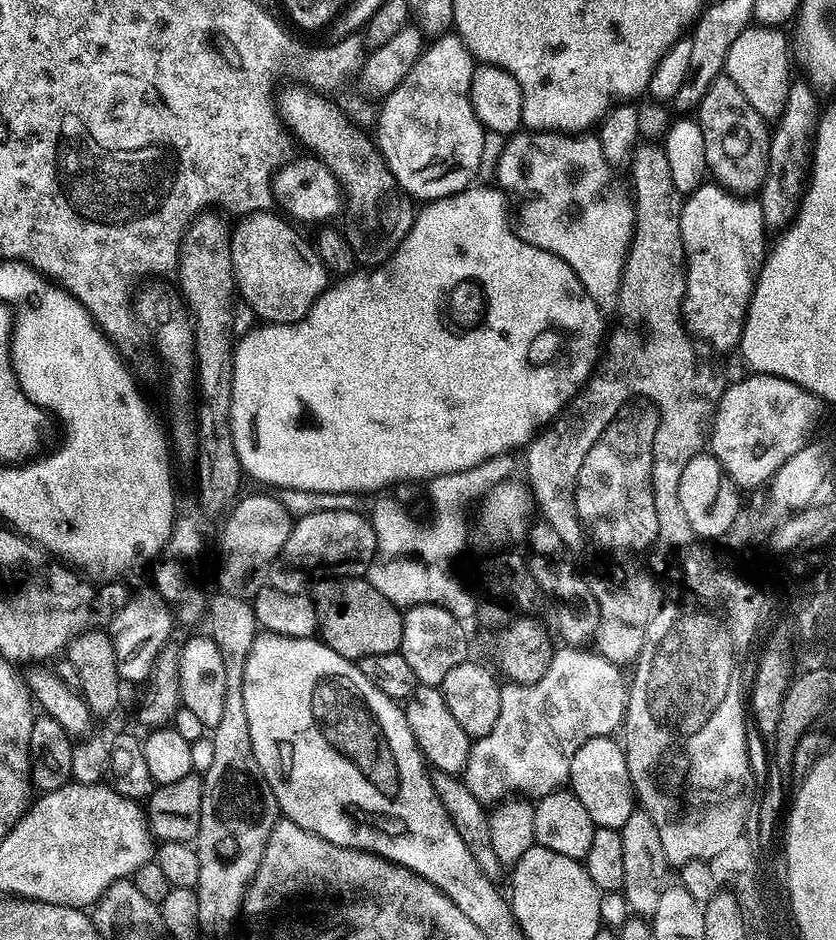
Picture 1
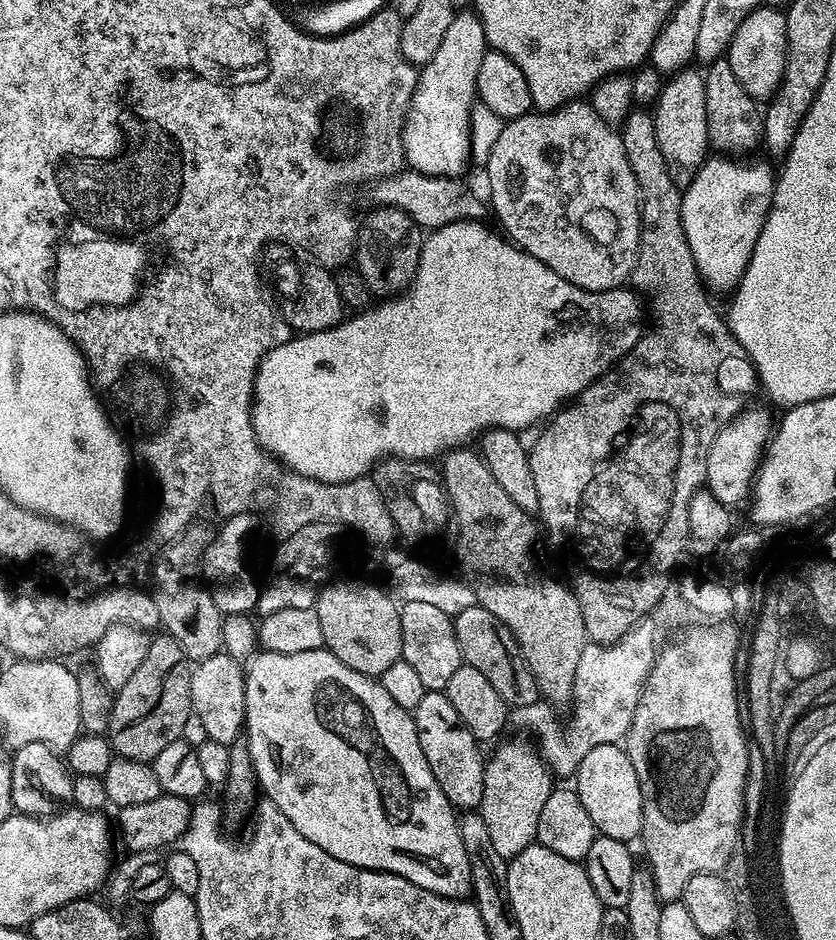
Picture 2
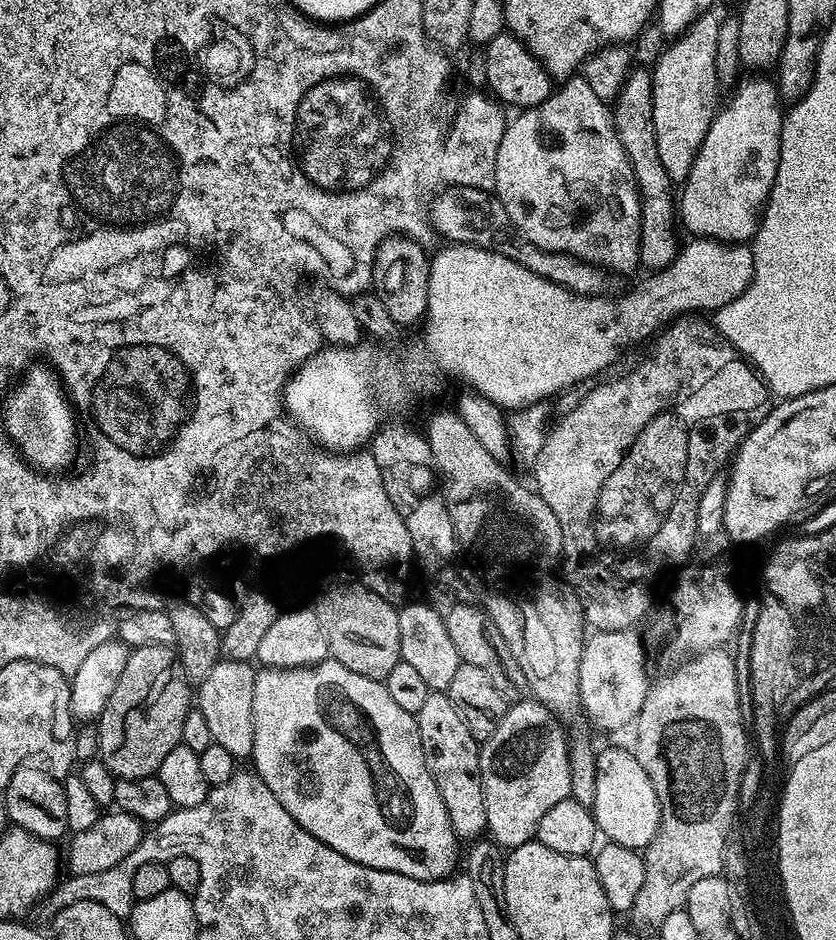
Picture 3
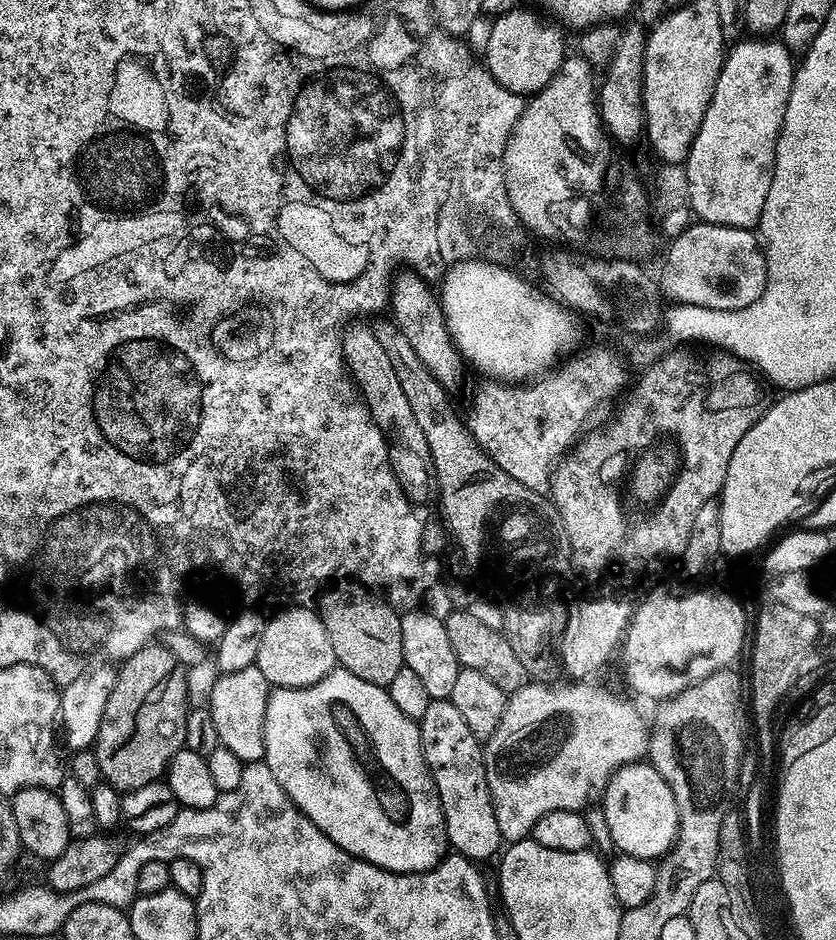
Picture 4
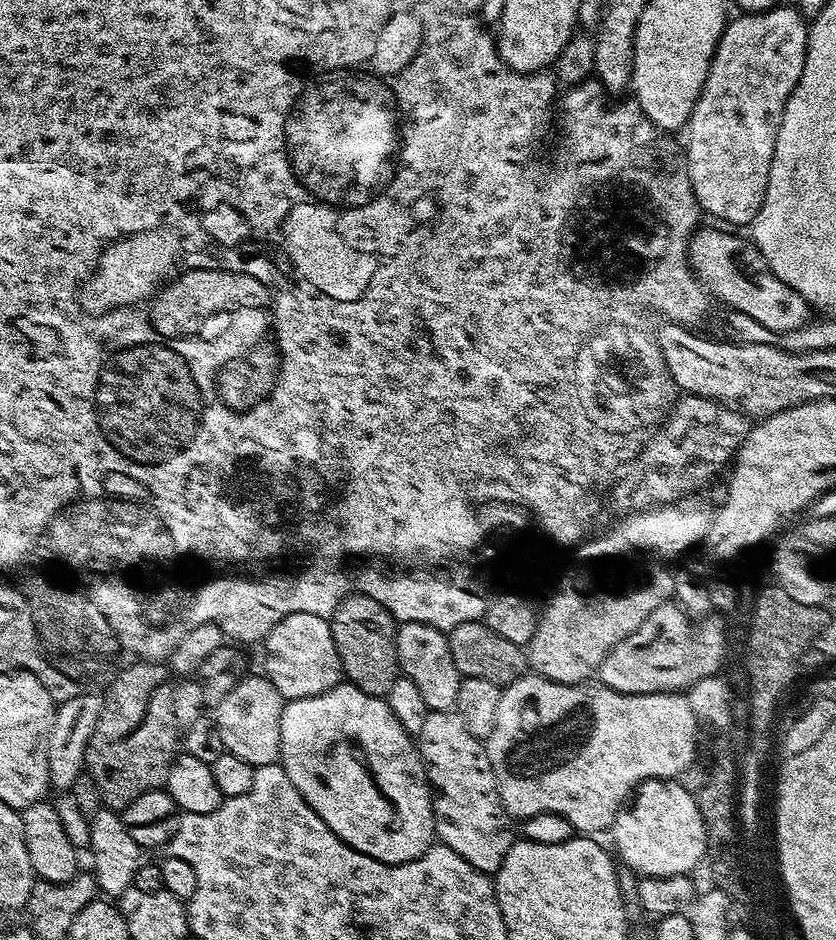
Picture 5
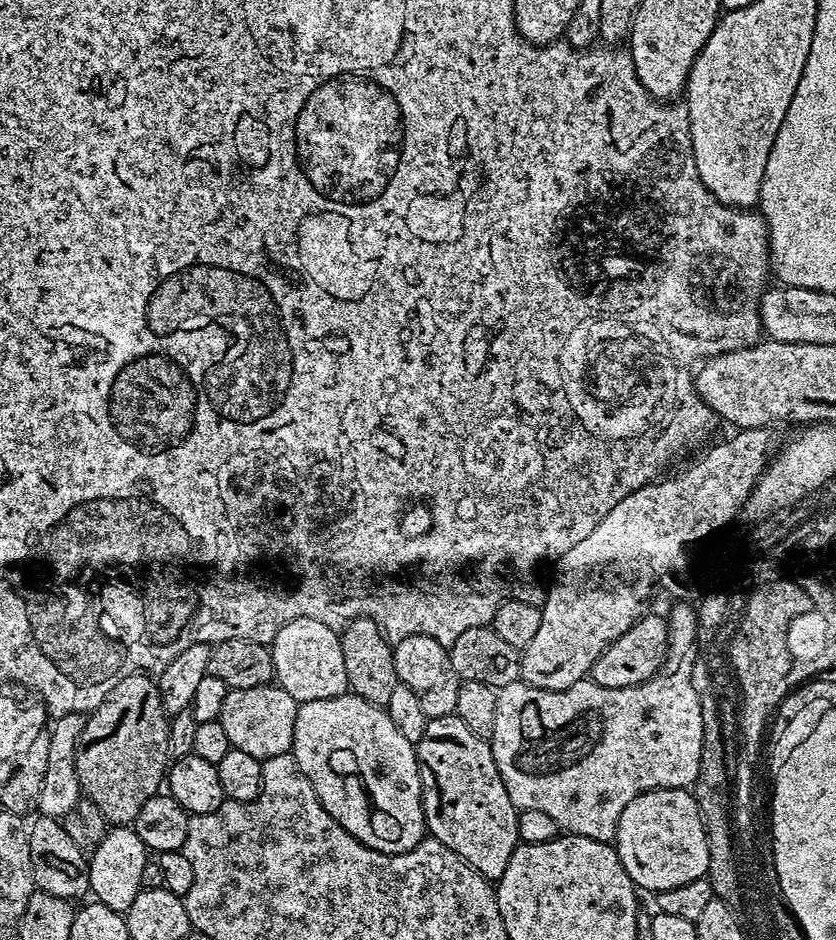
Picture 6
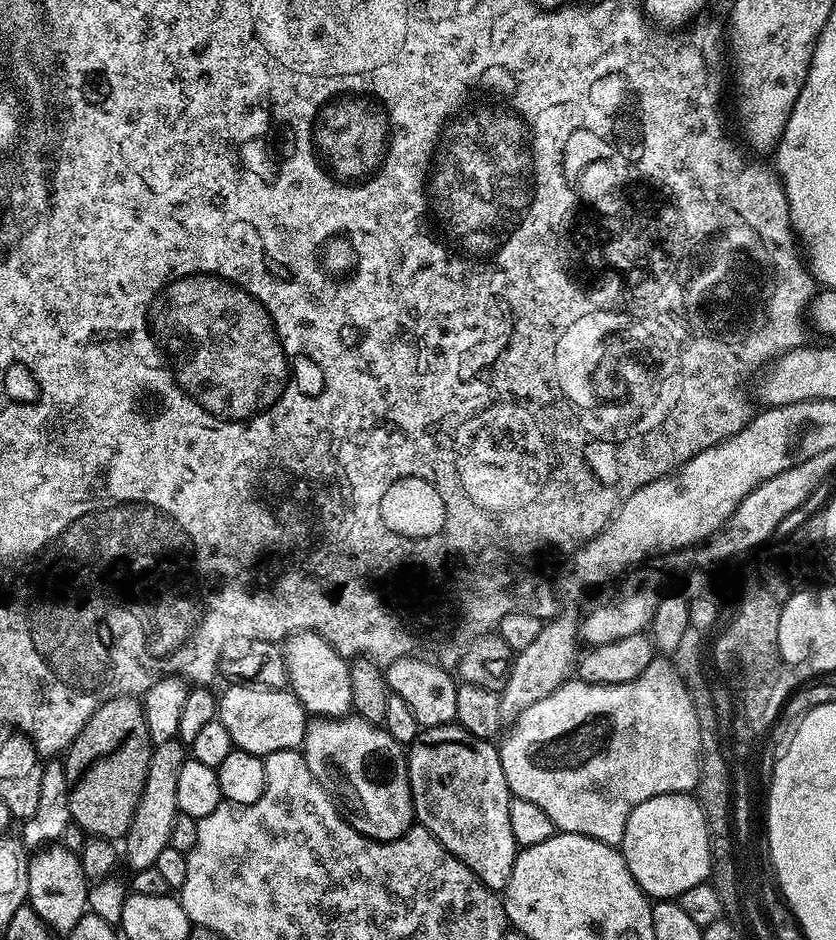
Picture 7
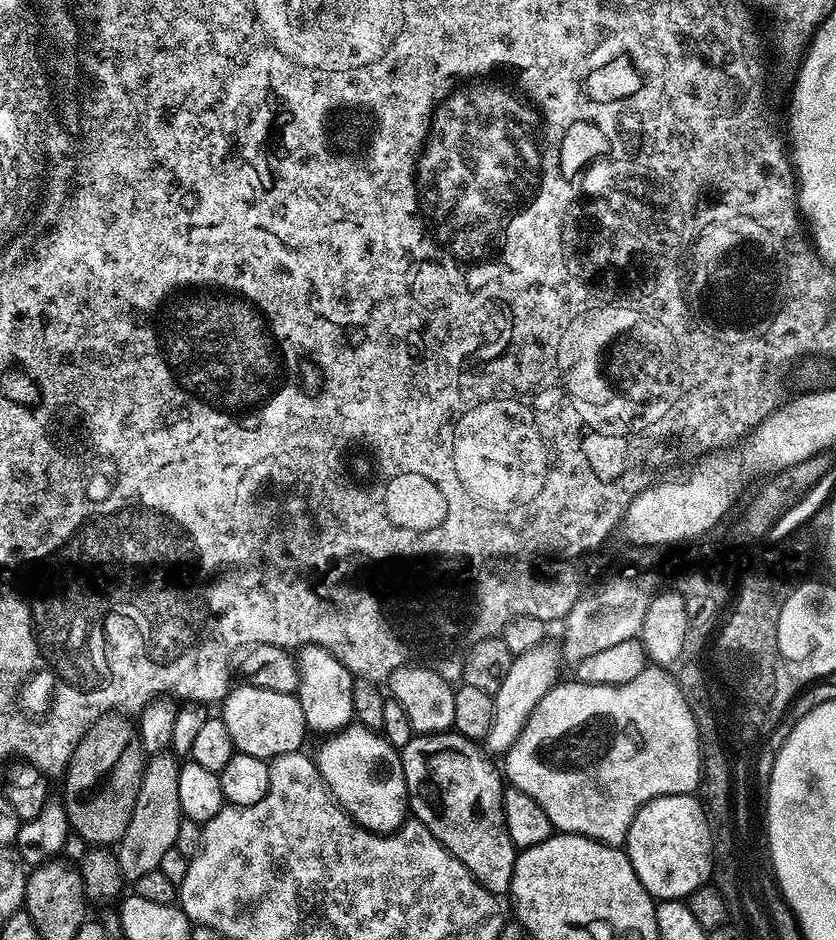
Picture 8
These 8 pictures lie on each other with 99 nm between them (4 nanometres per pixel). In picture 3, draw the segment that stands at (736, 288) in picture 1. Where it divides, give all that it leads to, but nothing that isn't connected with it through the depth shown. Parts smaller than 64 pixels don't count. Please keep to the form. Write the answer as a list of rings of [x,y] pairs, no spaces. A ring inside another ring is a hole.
[[[752,74],[749,80],[741,79],[739,83],[731,89],[732,97],[728,100],[728,105],[721,107],[717,111],[714,122],[710,126],[710,130],[706,130],[706,138],[702,142],[702,146],[698,150],[698,158],[694,158],[694,166],[690,170],[688,179],[683,181],[682,188],[684,193],[679,193],[678,196],[678,216],[686,227],[692,231],[691,235],[696,238],[711,238],[713,240],[723,240],[729,244],[738,244],[741,242],[748,242],[755,237],[756,232],[760,228],[760,219],[764,217],[764,208],[768,204],[768,199],[772,193],[774,186],[774,178],[778,174],[778,162],[780,161],[780,131],[784,125],[784,118],[786,115],[785,109],[782,107],[780,99],[780,90],[777,87],[775,79],[766,77],[764,74]]]

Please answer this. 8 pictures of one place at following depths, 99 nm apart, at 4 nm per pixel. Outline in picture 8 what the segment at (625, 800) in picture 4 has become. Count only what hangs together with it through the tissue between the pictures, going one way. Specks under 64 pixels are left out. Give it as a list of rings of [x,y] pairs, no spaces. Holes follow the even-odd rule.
[[[692,794],[659,796],[646,802],[646,806],[642,806],[642,810],[638,810],[638,814],[630,826],[626,851],[634,866],[634,874],[638,874],[644,889],[657,901],[684,900],[694,890],[701,888],[713,875],[710,826],[707,824],[703,803]]]

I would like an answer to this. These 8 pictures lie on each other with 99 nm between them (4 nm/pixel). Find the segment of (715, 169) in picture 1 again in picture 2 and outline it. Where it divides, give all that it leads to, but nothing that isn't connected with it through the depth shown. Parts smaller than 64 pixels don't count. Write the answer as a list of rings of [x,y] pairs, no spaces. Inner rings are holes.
[[[727,58],[715,60],[707,65],[704,72],[706,86],[706,126],[708,127],[708,143],[717,153],[729,158],[740,158],[743,152],[752,152],[762,144],[762,112],[757,101],[753,100],[746,90],[742,90],[742,82],[738,82],[734,70]]]

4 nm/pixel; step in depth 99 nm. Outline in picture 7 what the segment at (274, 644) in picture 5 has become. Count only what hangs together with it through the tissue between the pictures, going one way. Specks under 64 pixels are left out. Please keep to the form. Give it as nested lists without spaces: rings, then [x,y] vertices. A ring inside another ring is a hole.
[[[297,632],[283,645],[287,687],[300,699],[305,712],[316,718],[339,718],[349,715],[352,706],[350,694],[350,664],[329,646],[318,632]]]

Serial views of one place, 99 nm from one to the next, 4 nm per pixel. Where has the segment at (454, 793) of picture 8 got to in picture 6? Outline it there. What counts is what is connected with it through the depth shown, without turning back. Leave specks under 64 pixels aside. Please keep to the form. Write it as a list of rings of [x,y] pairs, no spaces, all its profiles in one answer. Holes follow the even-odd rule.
[[[443,716],[429,720],[426,734],[415,744],[416,758],[420,762],[420,785],[424,803],[424,822],[431,839],[442,842],[454,854],[458,854],[478,874],[495,882],[506,870],[510,854],[514,854],[516,845],[521,843],[518,834],[518,809],[510,802],[506,786],[498,774],[494,754],[489,741],[478,738],[457,716]]]

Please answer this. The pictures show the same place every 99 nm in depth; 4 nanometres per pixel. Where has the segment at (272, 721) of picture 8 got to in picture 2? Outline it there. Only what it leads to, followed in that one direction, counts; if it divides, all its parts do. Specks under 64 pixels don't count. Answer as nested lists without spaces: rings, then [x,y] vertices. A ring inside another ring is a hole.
[[[223,650],[206,657],[193,667],[190,678],[192,711],[198,718],[202,718],[209,740],[231,746],[241,739],[242,729],[246,724],[244,719],[246,710],[245,675],[246,672],[241,661],[235,660]]]

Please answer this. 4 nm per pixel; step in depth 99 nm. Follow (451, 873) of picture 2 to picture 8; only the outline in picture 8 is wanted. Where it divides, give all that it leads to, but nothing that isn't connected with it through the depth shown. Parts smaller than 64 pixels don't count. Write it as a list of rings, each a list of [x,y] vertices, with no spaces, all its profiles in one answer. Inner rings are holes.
[[[359,726],[341,728],[325,740],[328,741],[321,746],[320,753],[315,753],[314,759],[316,769],[322,774],[337,804],[356,823],[371,832],[387,834],[396,831],[410,812],[406,774],[397,748],[383,735]]]

